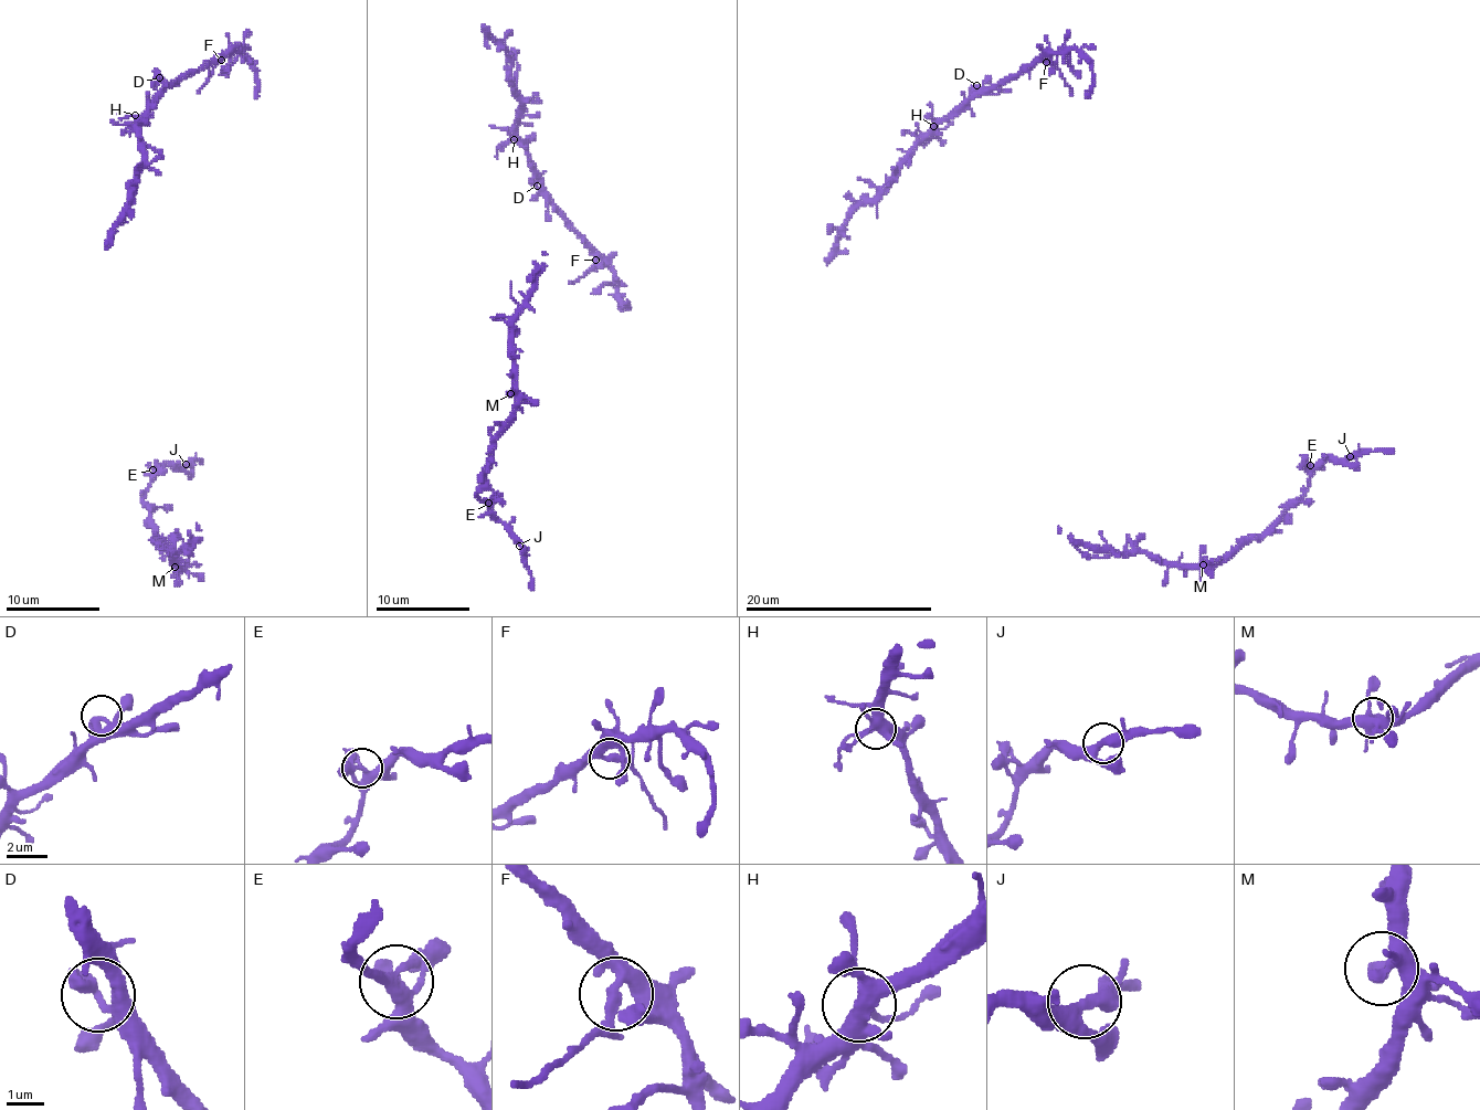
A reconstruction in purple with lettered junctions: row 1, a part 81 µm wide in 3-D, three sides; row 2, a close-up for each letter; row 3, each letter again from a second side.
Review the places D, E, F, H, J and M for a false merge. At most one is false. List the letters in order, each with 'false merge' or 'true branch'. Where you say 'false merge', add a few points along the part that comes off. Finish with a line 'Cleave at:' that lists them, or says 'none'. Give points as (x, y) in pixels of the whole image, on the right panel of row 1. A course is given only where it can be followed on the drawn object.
D: true branch
E: true branch
F: false merge; course (1045, 62), (1059, 72), (1072, 95)
H: true branch
J: true branch
M: true branch
Cleave at: F

